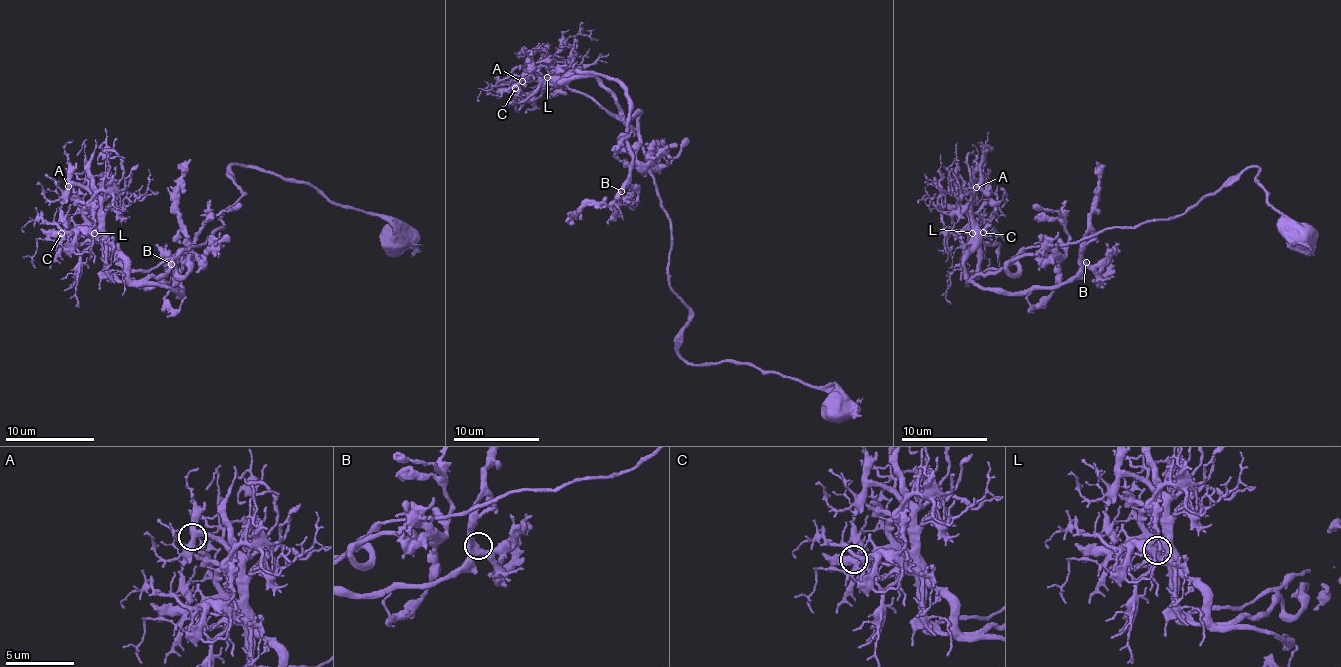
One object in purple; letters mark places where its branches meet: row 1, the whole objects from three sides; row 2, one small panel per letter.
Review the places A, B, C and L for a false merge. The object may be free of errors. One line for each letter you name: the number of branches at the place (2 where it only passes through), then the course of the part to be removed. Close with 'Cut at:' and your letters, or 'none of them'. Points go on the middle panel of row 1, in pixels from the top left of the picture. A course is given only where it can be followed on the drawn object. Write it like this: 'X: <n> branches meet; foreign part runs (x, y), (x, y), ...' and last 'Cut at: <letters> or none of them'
L: 4 branches meet; foreign part runs (547, 77), (552, 83), (571, 70), (612, 77), (629, 105), (627, 184), (636, 189), (627, 199), (640, 202)
Cut at: L

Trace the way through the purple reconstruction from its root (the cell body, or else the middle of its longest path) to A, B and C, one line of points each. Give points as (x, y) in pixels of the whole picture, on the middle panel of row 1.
A: (838, 404), (752, 363), (681, 356), (689, 307), (668, 279), (670, 217), (640, 135), (554, 77), (522, 81)
B: (838, 404), (752, 363), (687, 363), (679, 331), (689, 307), (668, 279), (670, 217), (636, 165), (621, 191)
C: (838, 404), (752, 363), (687, 363), (689, 307), (668, 279), (670, 217), (640, 135), (565, 83), (515, 88)

